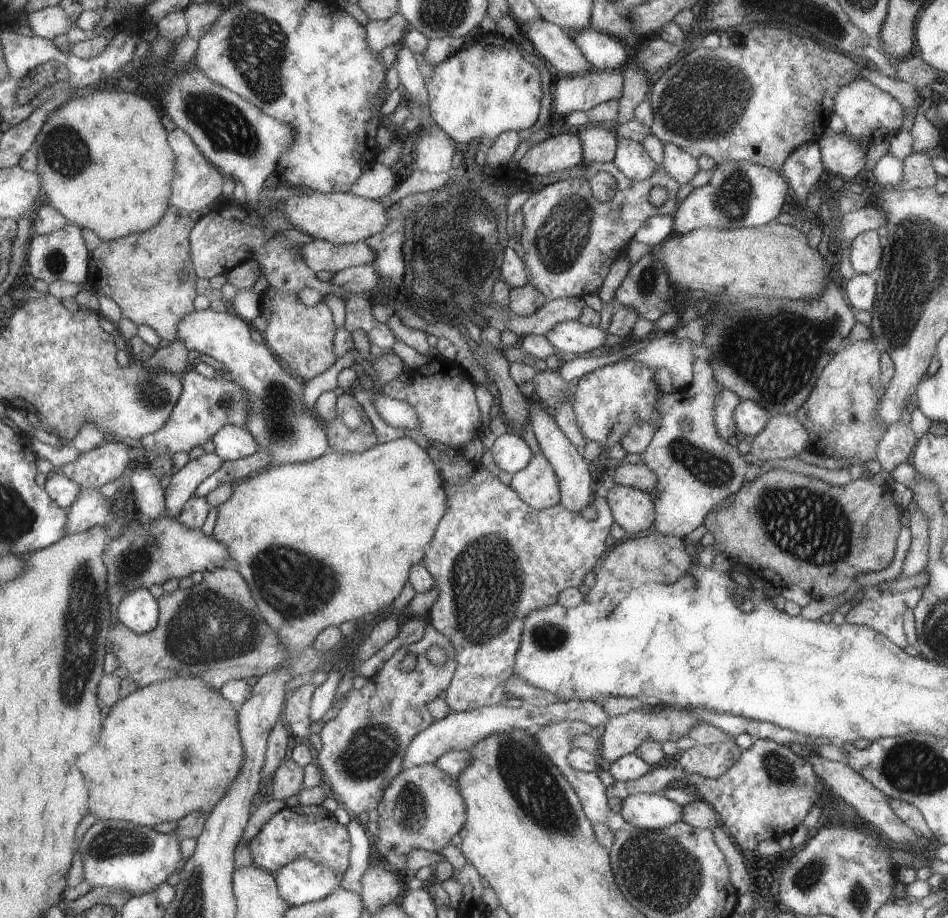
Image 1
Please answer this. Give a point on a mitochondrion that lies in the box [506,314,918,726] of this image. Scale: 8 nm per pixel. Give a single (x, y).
(786, 515)

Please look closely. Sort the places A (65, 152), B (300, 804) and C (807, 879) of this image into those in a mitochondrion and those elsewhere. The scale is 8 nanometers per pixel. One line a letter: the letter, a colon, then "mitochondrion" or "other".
A: mitochondrion
B: other
C: mitochondrion

